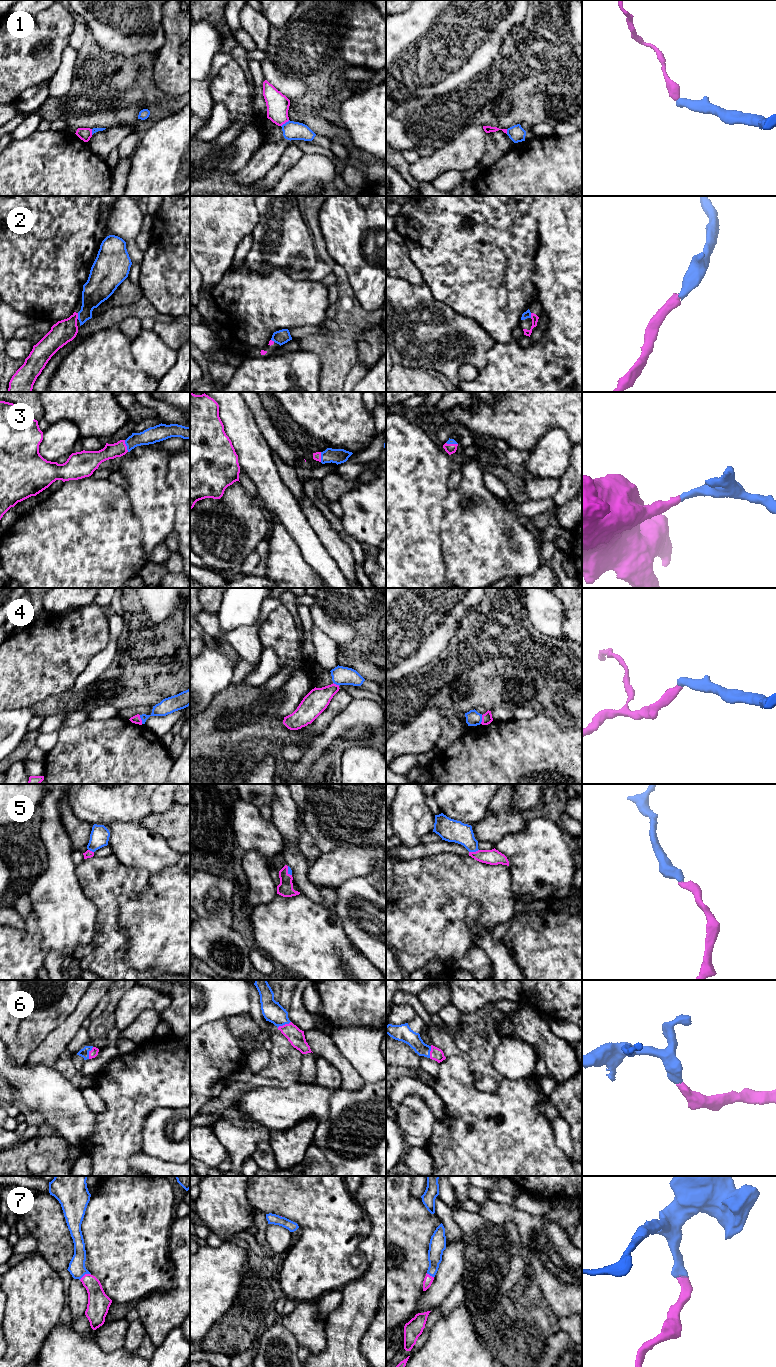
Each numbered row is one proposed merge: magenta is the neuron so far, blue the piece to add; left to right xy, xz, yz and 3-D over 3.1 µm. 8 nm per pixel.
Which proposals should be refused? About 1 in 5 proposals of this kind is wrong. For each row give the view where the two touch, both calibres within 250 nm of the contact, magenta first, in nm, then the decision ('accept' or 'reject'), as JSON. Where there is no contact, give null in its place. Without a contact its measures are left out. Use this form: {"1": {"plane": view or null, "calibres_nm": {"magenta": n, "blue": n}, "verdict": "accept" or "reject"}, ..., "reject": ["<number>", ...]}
{"1": {"plane": "xz", "calibres_nm": {"magenta": 180, "blue": 150}, "verdict": "reject"}, "2": {"plane": "xy", "calibres_nm": {"magenta": 190, "blue": 200}, "verdict": "accept"}, "3": {"plane": "xy", "calibres_nm": {"magenta": 120, "blue": 130}, "verdict": "accept"}, "4": {"plane": "xy", "calibres_nm": {"magenta": 70, "blue": 130}, "verdict": "accept"}, "5": {"plane": "yz", "calibres_nm": {"magenta": 130, "blue": 180}, "verdict": "accept"}, "6": {"plane": "xz", "calibres_nm": {"magenta": 140, "blue": 160}, "verdict": "accept"}, "7": {"plane": "xy", "calibres_nm": {"magenta": 180, "blue": 140}, "verdict": "accept"}, "reject": ["1"]}

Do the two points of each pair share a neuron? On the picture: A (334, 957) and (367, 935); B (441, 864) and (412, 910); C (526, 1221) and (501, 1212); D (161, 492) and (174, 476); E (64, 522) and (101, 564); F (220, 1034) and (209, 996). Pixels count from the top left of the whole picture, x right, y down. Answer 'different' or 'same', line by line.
A: different
B: same
C: same
D: different
E: same
F: different

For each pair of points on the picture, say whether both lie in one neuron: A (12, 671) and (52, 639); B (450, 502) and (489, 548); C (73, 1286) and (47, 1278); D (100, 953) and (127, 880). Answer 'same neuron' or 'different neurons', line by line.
A: same neuron
B: same neuron
C: different neurons
D: same neuron

